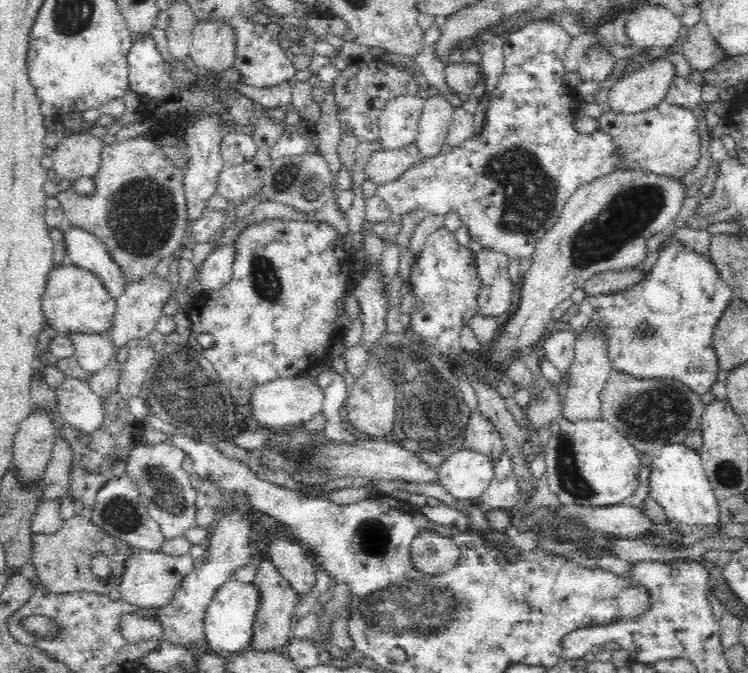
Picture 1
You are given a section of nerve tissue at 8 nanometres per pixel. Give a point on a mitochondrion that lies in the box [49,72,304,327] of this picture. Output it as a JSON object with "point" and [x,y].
{"point":[143,218]}

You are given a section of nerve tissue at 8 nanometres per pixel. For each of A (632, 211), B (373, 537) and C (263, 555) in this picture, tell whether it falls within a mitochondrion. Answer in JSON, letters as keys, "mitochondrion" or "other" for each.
{"A":"mitochondrion","B":"mitochondrion","C":"other"}

